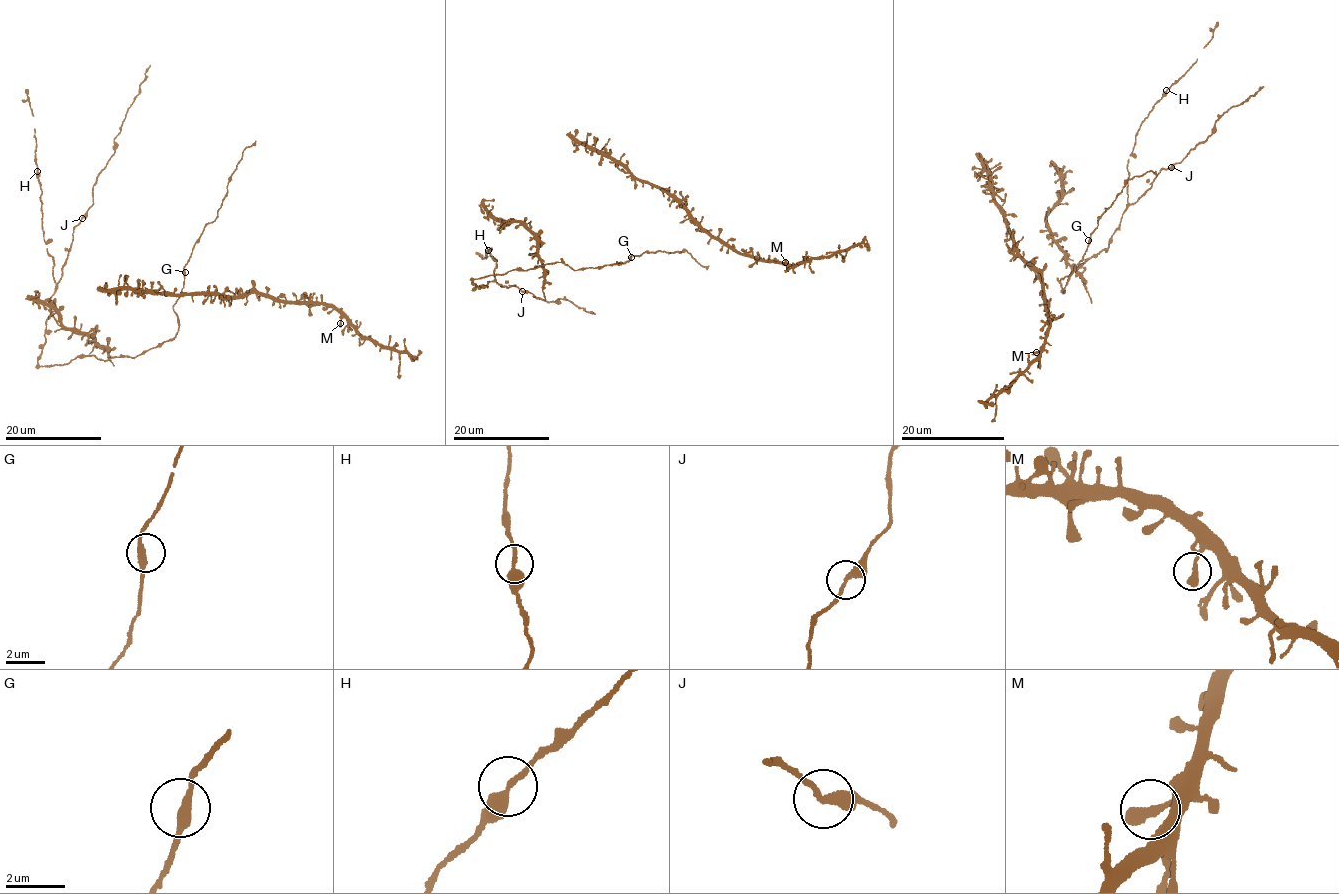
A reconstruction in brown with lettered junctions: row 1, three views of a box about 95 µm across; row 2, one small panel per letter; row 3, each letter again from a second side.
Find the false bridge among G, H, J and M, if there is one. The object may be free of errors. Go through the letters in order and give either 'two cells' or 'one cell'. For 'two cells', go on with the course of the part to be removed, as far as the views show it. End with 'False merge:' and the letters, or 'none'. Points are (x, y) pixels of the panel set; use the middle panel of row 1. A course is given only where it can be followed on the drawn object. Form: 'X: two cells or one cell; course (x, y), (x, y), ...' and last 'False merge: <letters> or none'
G: one cell
H: one cell
J: one cell
M: one cell
False merge: none

